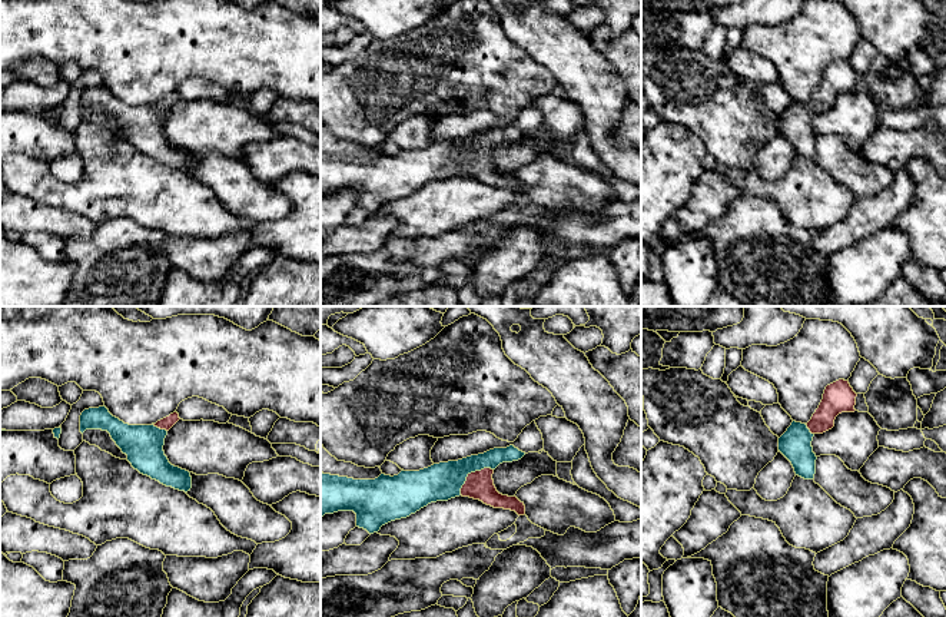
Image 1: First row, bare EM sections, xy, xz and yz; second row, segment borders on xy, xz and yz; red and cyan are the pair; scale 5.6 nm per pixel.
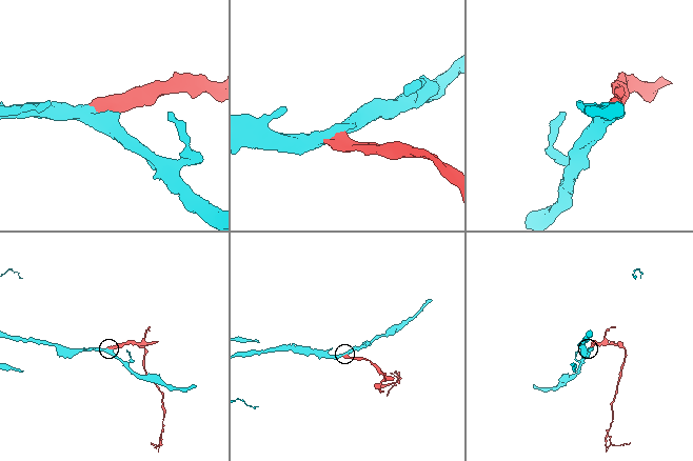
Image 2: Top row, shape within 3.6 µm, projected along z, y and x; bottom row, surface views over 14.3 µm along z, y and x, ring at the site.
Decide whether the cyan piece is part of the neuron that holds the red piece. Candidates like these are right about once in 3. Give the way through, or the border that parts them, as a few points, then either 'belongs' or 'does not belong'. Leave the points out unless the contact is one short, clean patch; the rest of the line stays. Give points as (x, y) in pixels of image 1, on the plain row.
across xz (480, 165), (471, 152), (442, 161) | belongs

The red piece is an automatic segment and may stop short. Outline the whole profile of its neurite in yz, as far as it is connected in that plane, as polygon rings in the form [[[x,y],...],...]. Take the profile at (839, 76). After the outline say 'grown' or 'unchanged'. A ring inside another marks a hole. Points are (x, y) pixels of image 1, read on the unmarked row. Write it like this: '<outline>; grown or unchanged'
[[[839,59],[827,64],[811,99],[807,103],[793,100],[779,117],[779,130],[791,142],[796,155],[814,157],[817,136],[811,126],[813,116],[832,109],[839,93],[854,92],[856,76],[849,60]]]; grown

